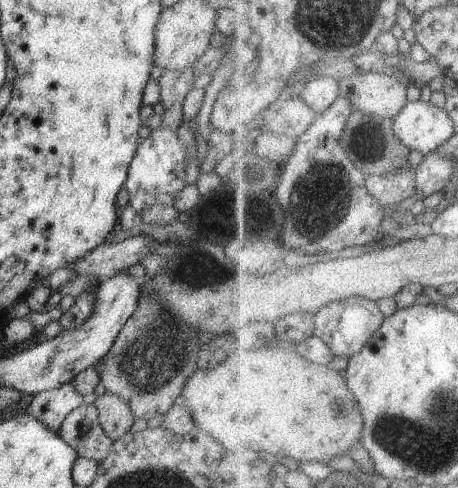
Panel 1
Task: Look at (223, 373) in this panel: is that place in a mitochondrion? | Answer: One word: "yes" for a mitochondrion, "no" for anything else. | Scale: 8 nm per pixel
no

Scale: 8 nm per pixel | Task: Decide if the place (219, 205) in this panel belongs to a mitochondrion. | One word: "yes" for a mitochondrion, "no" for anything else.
no

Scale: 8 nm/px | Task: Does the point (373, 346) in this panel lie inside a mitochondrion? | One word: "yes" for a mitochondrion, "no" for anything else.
no

